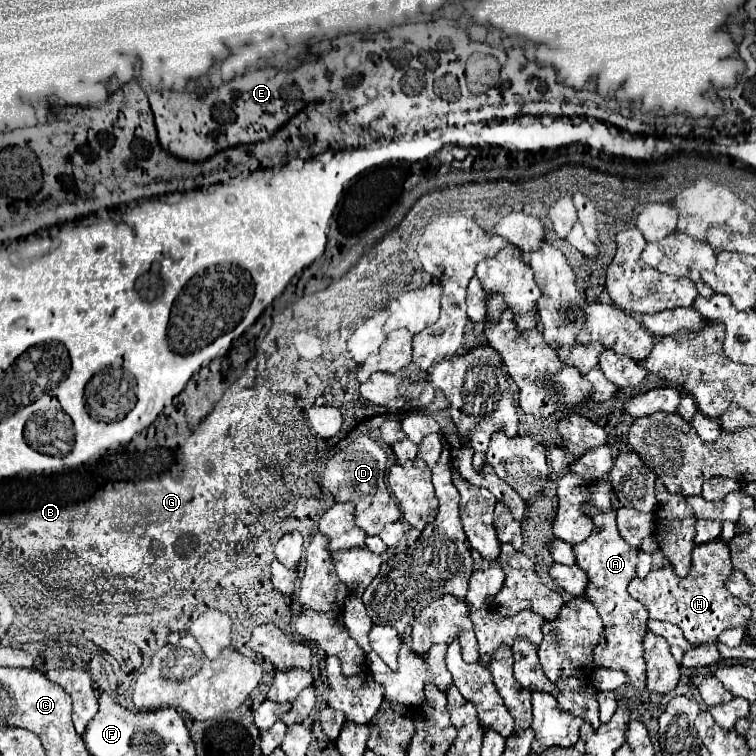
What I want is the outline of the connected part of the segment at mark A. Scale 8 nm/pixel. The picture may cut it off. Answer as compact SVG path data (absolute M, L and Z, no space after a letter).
M590 501L582 505L582 513L594 521L594 529L588 539L574 545L576 565L588 575L586 599L596 607L600 613L606 633L602 641L594 649L594 667L598 669L618 669L626 673L626 683L636 691L644 689L644 647L642 637L646 635L646 621L648 613L642 603L632 599L626 591L628 583L636 577L636 555L638 549L632 549L628 543L622 541L616 529L616 507L612 505L608 511L600 511Z

